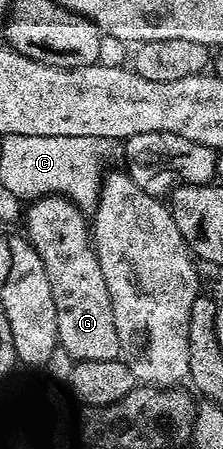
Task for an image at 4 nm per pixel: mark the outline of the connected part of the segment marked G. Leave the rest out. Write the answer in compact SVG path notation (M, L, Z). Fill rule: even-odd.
M43 195L25 208L25 238L40 253L56 301L58 342L77 361L108 361L119 358L120 339L113 321L112 300L101 272L92 242L92 227L87 212L63 195Z

